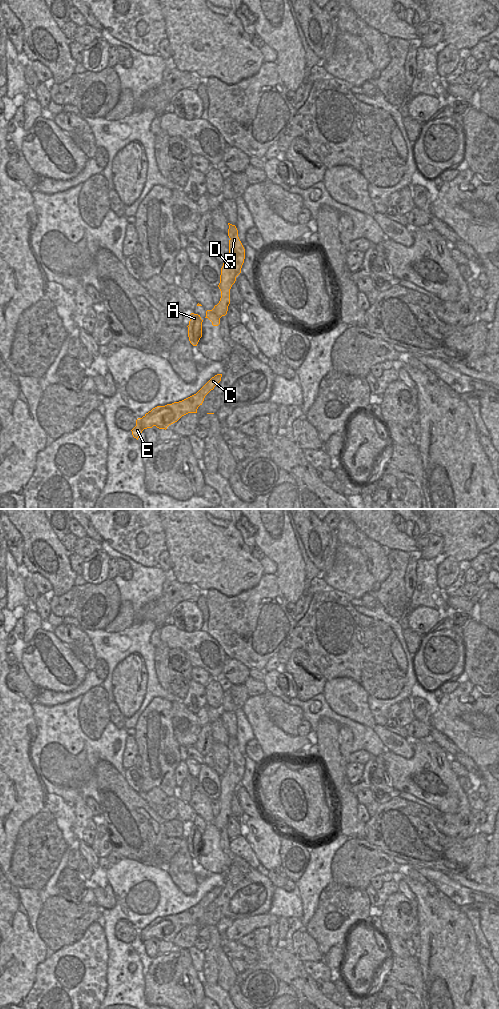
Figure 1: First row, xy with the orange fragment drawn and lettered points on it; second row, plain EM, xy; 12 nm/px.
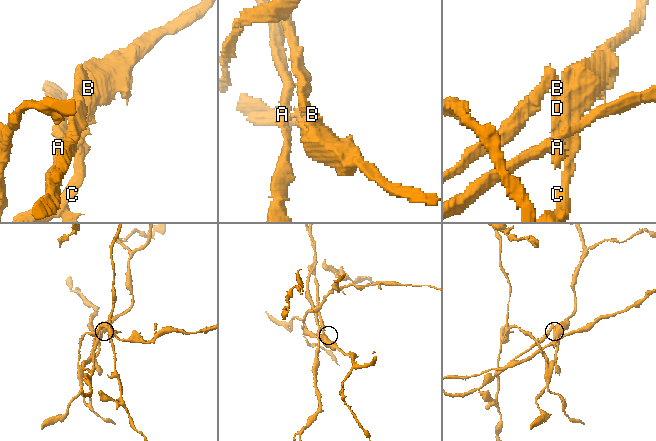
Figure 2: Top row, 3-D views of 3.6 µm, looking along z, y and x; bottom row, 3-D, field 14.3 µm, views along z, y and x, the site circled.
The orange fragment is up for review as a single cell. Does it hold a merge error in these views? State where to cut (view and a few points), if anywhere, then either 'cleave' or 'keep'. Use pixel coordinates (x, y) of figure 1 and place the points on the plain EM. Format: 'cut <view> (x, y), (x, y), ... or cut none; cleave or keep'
cut xy (242, 757), (238, 764), (229, 760); cleave

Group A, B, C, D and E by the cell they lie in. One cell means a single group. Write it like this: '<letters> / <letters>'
A C D E / B

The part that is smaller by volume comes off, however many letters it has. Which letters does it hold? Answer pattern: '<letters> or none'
B

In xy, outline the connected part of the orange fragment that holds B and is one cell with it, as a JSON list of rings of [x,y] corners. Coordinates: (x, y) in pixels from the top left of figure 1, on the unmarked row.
[[[228,735],[228,737],[228,748],[230,750],[229,761],[234,761],[237,765],[239,765],[243,757],[238,749],[238,742],[235,737],[232,737],[230,735]]]

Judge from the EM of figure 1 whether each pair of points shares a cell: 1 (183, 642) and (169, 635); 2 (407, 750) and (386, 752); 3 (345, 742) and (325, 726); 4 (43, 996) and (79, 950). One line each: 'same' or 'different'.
1: same
2: same
3: same
4: same

